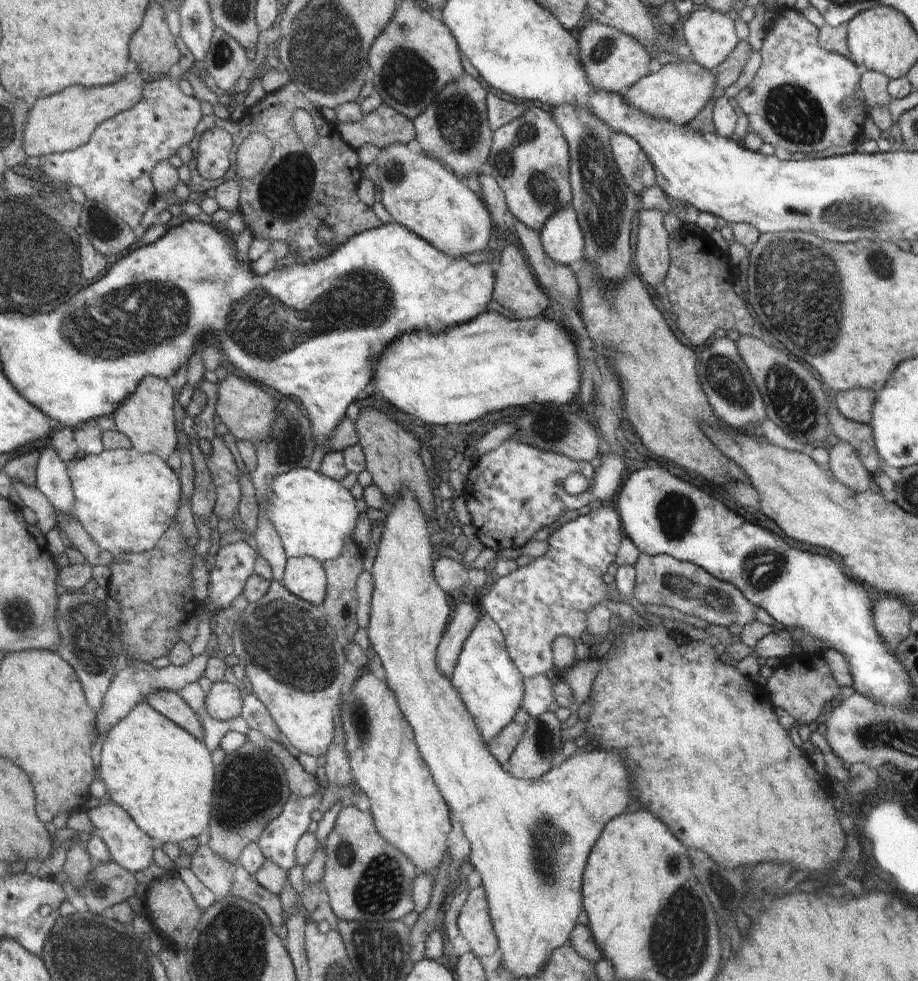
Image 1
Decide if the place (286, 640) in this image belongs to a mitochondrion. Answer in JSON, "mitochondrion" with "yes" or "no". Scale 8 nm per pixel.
{"mitochondrion":"yes"}

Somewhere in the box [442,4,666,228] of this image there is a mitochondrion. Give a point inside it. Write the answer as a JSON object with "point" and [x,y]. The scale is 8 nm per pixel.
{"point":[526,132]}

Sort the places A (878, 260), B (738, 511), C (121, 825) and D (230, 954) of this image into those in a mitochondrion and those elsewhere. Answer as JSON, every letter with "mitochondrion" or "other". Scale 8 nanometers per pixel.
{"A":"mitochondrion","B":"other","C":"other","D":"mitochondrion"}

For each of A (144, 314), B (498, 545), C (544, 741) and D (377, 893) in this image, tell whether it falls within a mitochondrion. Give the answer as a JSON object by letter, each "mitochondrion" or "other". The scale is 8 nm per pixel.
{"A":"mitochondrion","B":"other","C":"mitochondrion","D":"mitochondrion"}

